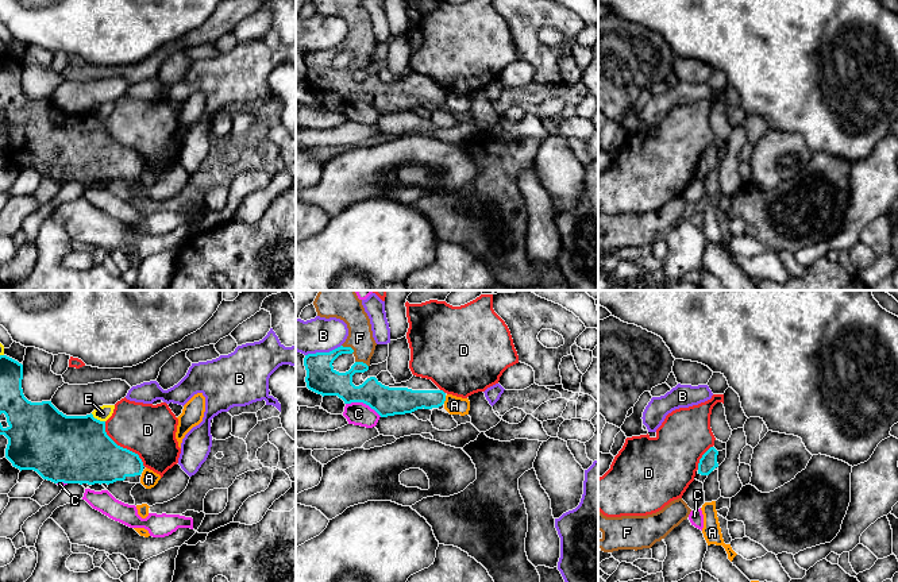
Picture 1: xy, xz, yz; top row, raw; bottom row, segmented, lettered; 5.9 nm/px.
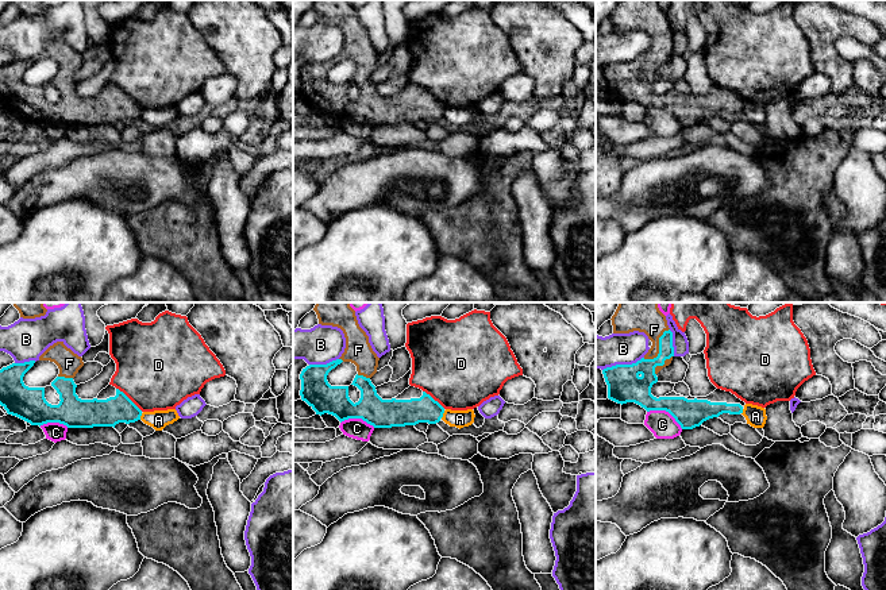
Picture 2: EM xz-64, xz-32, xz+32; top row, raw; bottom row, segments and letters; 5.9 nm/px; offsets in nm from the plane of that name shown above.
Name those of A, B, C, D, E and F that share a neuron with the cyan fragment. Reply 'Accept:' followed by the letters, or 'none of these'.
Accept: F

